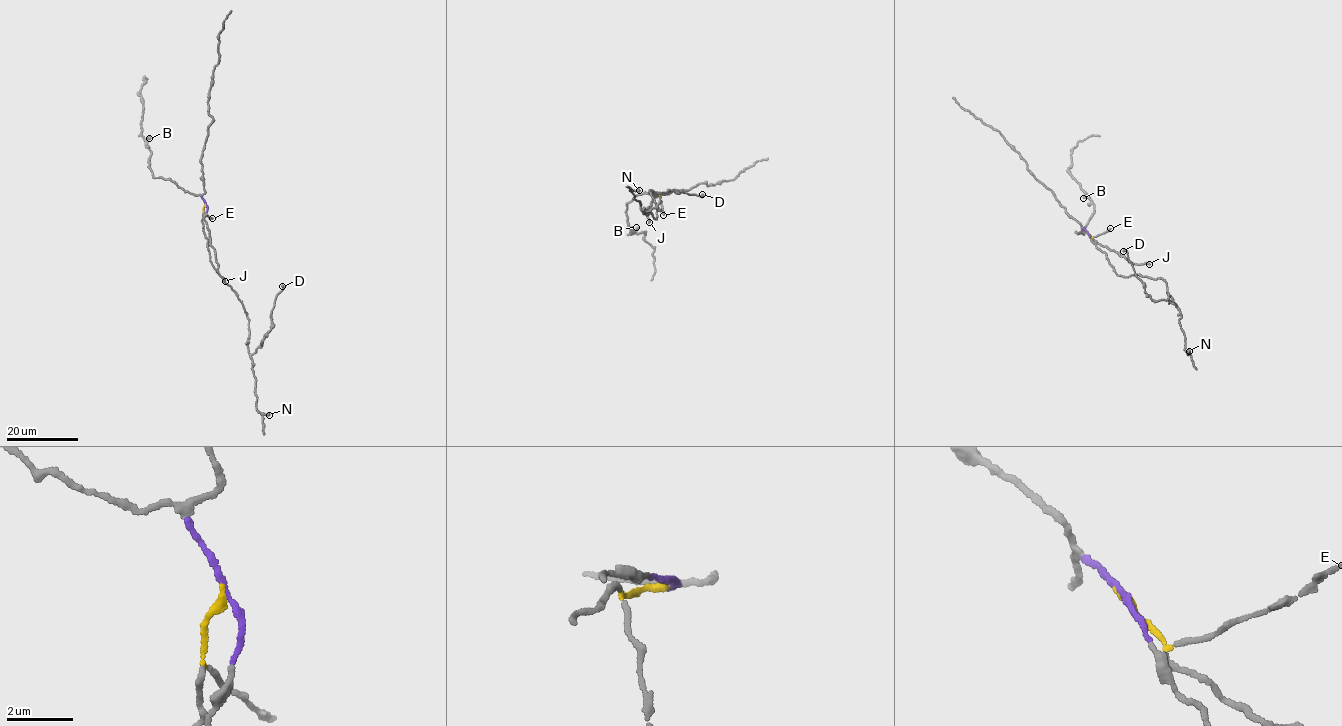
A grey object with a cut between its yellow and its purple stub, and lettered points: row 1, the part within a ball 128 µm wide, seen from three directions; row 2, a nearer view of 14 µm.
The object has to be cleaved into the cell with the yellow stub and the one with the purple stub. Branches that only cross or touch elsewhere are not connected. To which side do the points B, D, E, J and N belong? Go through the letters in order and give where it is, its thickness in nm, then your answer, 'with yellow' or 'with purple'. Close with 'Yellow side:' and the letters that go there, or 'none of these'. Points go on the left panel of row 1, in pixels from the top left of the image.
B: (149, 138) | 320 nm | with purple
D: (282, 286) | 320 nm | with purple
E: (212, 218) | 150 nm | with yellow
J: (225, 281) | 200 nm | with yellow
N: (269, 415) | 400 nm | with purple
Yellow side: E, J

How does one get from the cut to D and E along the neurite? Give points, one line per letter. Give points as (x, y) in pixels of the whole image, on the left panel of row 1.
D: (205, 204), (204, 219), (219, 274), (247, 316), (249, 354), (270, 329), (283, 286)
E: (205, 204), (203, 212), (212, 219)

